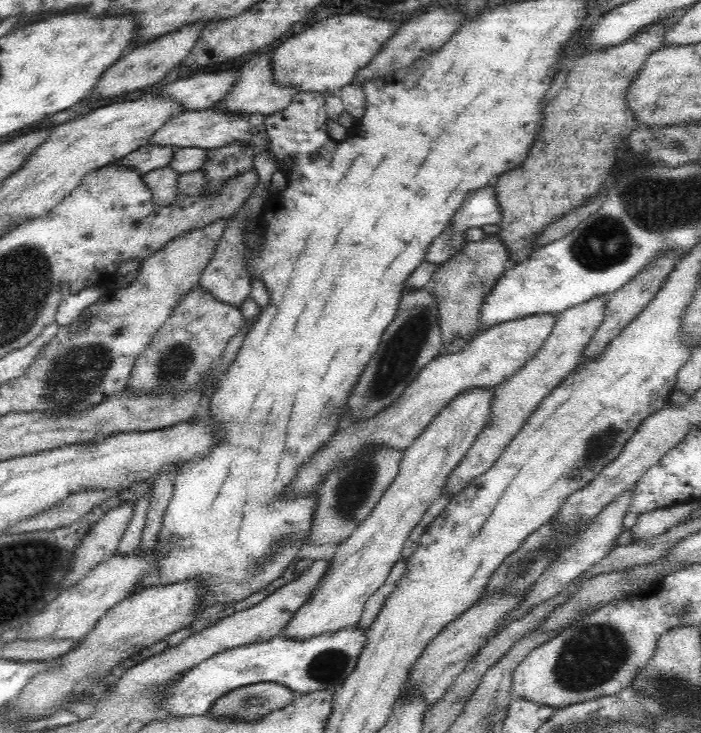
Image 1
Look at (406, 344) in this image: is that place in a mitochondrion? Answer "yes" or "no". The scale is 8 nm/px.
yes

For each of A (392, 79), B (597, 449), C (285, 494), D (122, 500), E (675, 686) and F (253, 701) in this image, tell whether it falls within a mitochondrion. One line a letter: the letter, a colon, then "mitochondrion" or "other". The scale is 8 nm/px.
A: other
B: mitochondrion
C: other
D: other
E: mitochondrion
F: mitochondrion

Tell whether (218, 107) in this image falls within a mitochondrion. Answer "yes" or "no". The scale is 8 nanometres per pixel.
no

